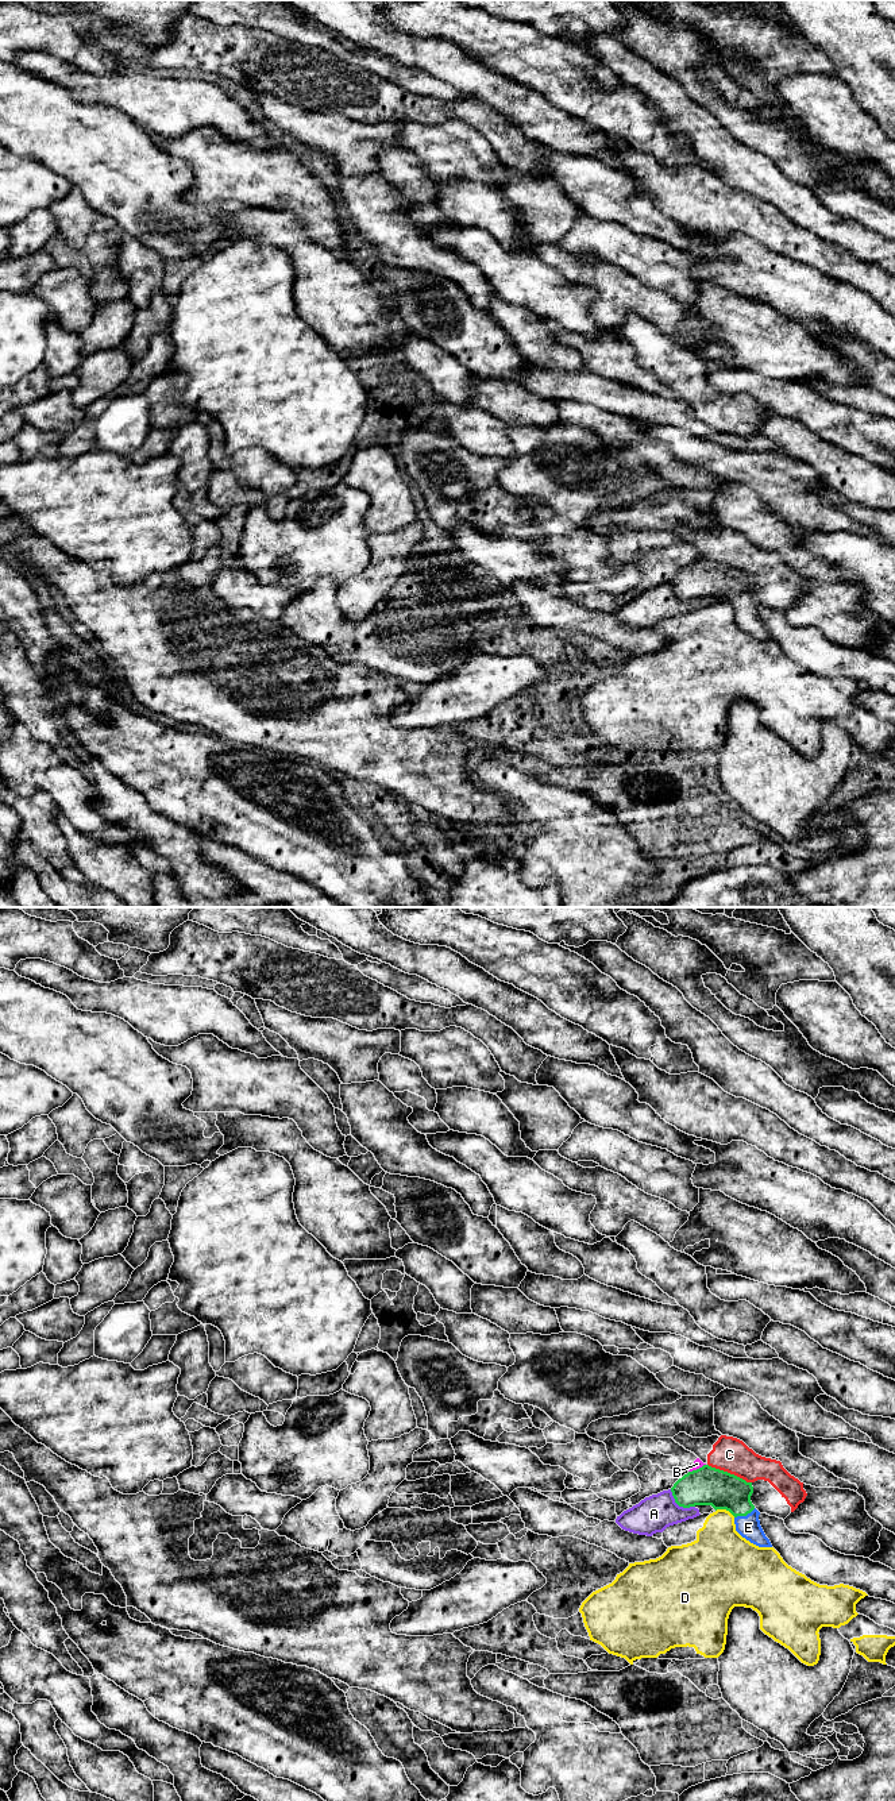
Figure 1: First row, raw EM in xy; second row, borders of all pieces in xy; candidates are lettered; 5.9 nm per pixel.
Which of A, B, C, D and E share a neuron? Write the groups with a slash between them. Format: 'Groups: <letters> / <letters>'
Groups: A / B / C / D / E

